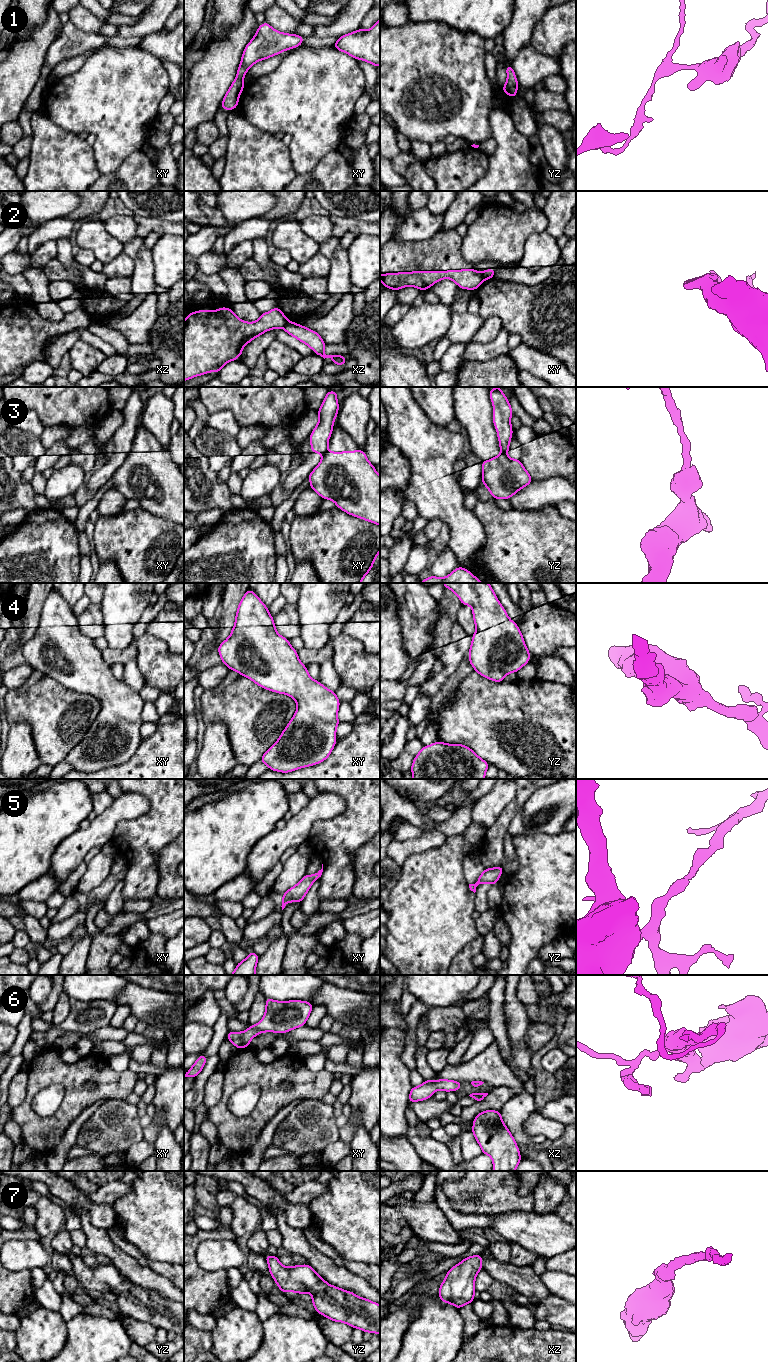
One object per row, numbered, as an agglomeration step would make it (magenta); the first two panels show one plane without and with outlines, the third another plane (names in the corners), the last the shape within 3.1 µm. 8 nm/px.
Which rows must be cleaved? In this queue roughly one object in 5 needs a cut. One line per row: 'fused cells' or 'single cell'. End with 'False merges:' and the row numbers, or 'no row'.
1: single cell
2: fused cells
3: fused cells
4: single cell
5: single cell
6: single cell
7: single cell
False merges: 2, 3

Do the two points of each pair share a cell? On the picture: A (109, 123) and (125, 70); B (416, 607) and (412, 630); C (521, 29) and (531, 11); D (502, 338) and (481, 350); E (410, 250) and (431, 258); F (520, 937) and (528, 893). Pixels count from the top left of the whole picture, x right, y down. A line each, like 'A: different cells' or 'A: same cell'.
A: same cell
B: same cell
C: same cell
D: same cell
E: same cell
F: same cell

